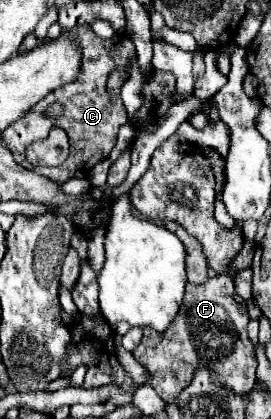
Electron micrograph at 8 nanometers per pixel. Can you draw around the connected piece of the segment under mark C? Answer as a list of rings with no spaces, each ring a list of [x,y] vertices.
[[[90,25],[74,27],[70,31],[70,35],[78,37],[80,45],[84,47],[80,75],[76,77],[74,83],[68,83],[68,85],[52,91],[48,97],[44,97],[32,109],[32,115],[36,113],[36,115],[42,117],[46,107],[52,105],[54,101],[58,101],[58,103],[62,103],[66,107],[64,113],[54,119],[54,127],[62,127],[68,133],[68,137],[70,137],[68,161],[64,161],[58,167],[32,167],[38,173],[42,173],[42,175],[46,175],[46,177],[50,177],[50,179],[54,179],[58,183],[66,183],[72,177],[88,177],[90,169],[96,163],[104,161],[110,155],[110,151],[114,149],[118,129],[120,129],[120,125],[124,125],[128,121],[128,115],[126,115],[122,99],[120,97],[112,97],[106,91],[106,83],[108,83],[110,73],[114,69],[124,69],[126,73],[130,73],[132,71],[132,61],[136,59],[136,49],[134,49],[134,43],[132,43],[132,39],[128,35],[116,33],[110,39],[100,39],[90,29]]]

